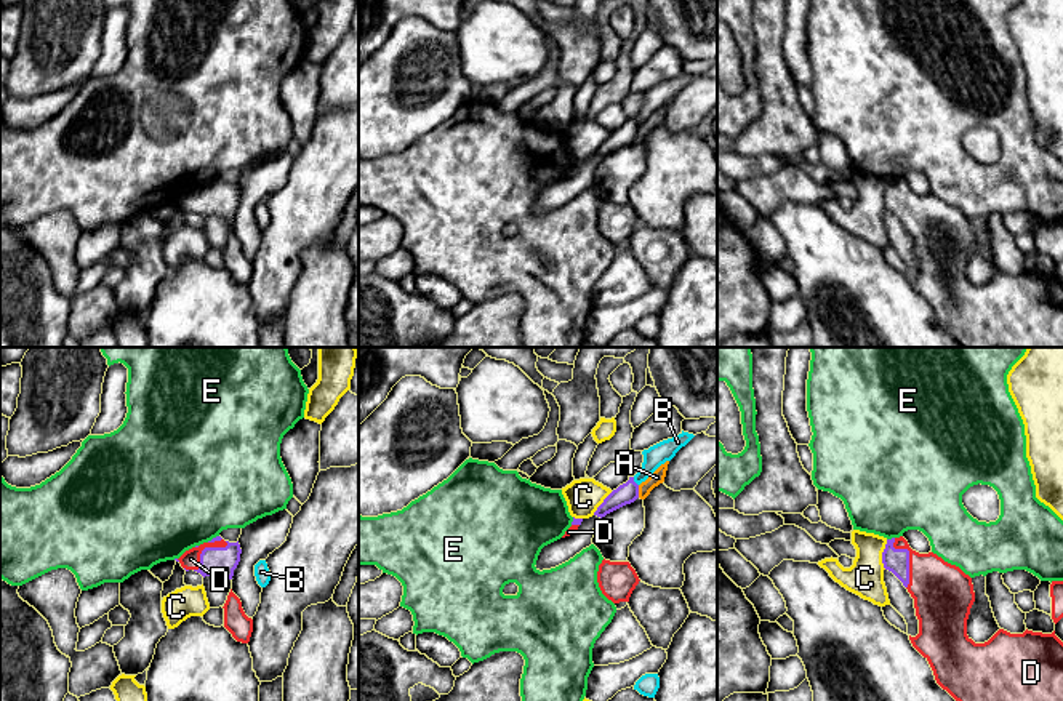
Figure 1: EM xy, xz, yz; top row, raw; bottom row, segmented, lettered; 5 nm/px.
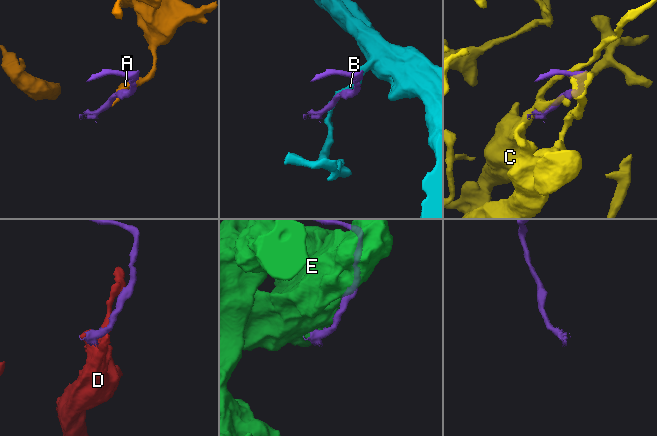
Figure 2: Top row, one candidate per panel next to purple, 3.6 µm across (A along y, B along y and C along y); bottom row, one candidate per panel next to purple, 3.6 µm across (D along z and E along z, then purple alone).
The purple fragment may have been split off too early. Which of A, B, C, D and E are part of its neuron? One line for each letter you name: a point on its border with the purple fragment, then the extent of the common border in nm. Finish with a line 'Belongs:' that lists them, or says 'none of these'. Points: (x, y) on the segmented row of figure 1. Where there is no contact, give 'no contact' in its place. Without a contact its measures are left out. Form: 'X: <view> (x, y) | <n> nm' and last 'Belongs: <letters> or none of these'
D: yz (908, 559) | 260 nm
Belongs: D

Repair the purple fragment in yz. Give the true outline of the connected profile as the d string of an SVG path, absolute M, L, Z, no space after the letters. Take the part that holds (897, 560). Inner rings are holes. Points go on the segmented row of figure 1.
M903 536L887 539L882 563L914 599L919 634L909 635L913 647L929 661L937 683L956 701L1063 701L1063 642L1055 635L1055 631L1042 634L1026 629L1023 634L1010 634L999 629L988 642L975 643L967 635L967 619L975 602L969 575L933 552L919 554L913 551Z

